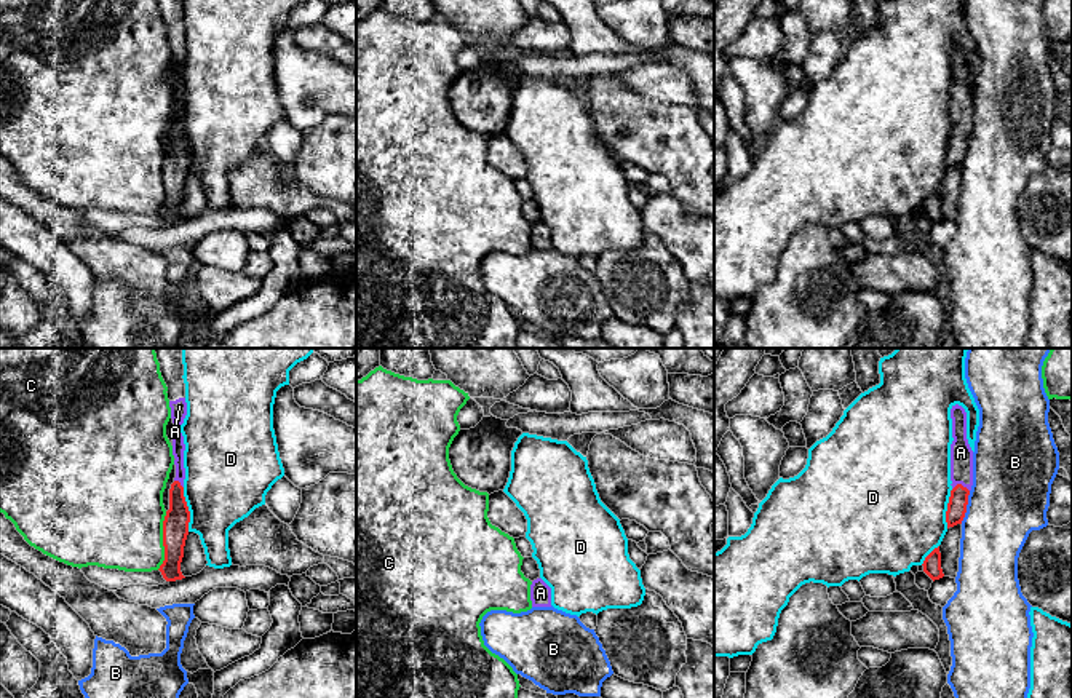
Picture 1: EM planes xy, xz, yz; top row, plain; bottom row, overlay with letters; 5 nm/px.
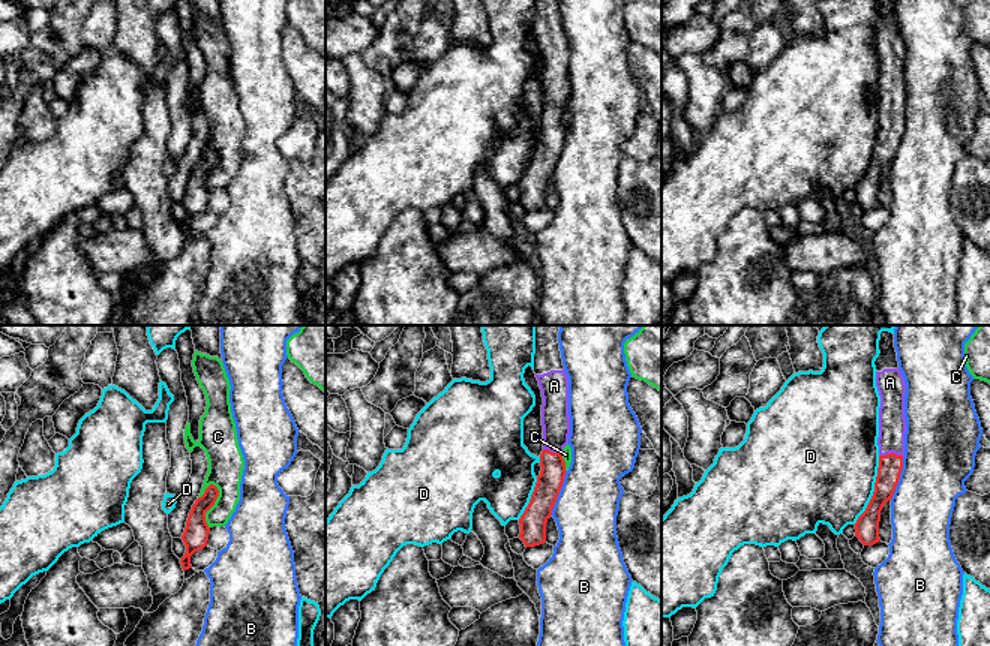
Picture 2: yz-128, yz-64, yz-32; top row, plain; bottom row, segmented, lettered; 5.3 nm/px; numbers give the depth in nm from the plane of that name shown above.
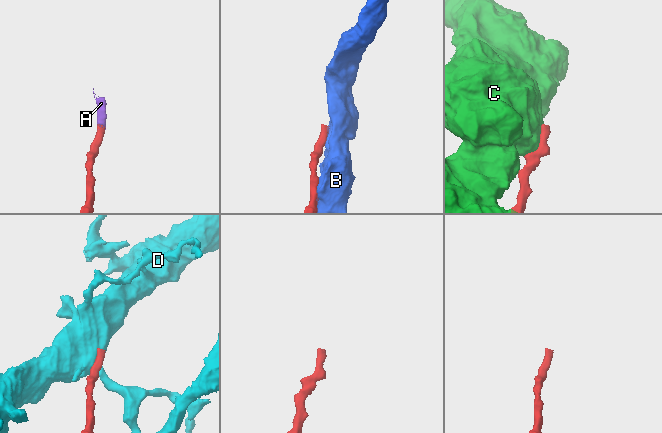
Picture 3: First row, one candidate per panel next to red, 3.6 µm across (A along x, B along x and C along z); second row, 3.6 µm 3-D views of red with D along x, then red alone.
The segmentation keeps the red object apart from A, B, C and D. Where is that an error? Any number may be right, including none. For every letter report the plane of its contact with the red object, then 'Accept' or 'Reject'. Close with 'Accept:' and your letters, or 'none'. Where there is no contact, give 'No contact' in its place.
A: Touches red in yz. Accept
B: Touches red in yz. Reject
C: Touches red in xy. Reject
D: Touches red in xy. Reject
Accept: A

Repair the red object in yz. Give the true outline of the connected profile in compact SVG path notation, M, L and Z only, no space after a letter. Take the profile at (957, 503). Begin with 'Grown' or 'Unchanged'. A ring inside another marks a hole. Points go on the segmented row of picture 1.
Grown. M955 404L951 409L952 444L951 444L951 481L952 490L946 511L947 529L962 524L968 495L973 486L973 450L967 439L967 412Z

